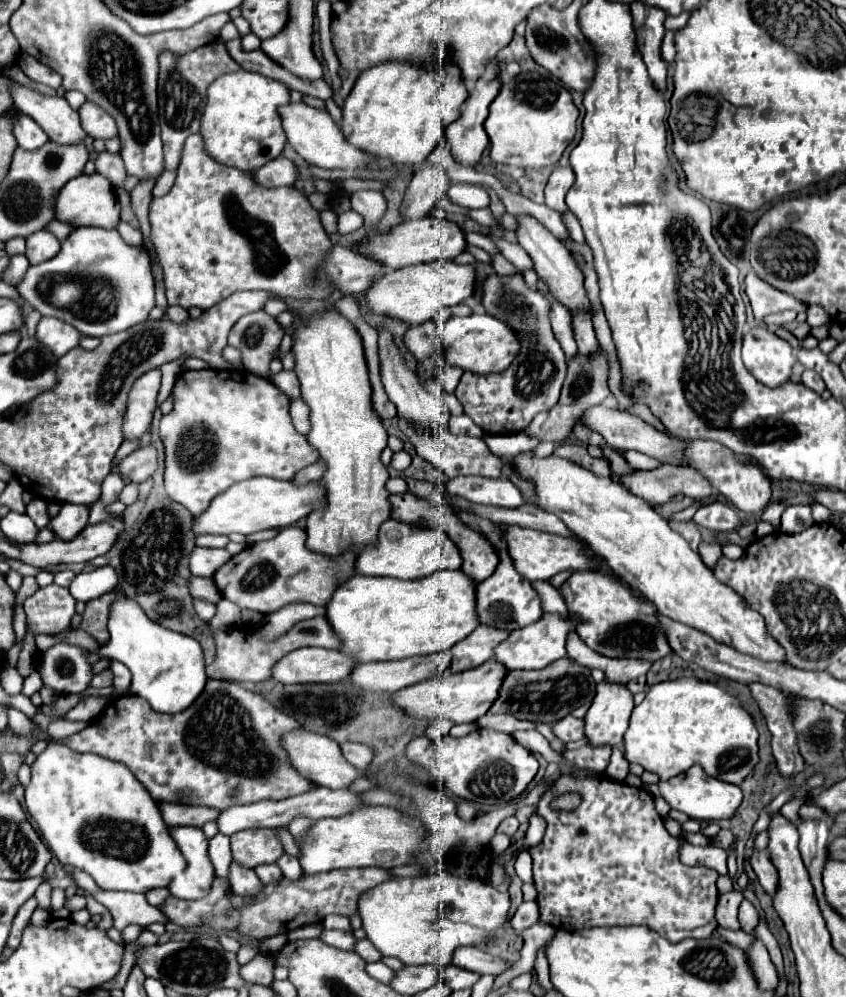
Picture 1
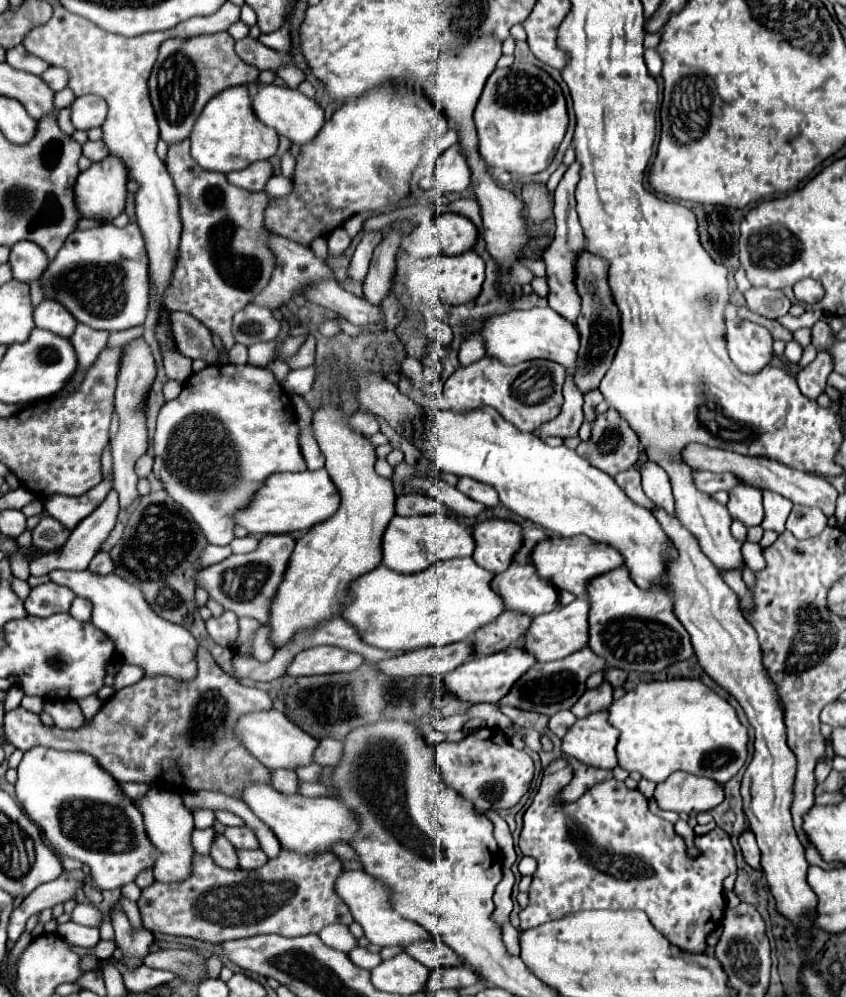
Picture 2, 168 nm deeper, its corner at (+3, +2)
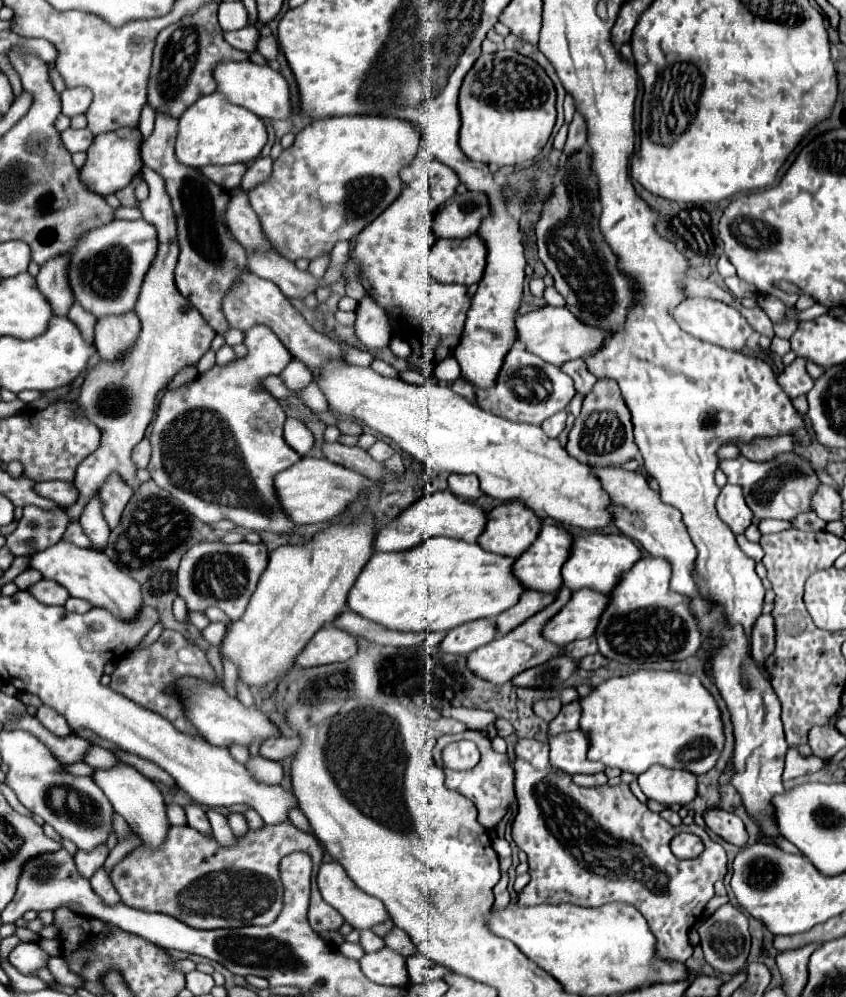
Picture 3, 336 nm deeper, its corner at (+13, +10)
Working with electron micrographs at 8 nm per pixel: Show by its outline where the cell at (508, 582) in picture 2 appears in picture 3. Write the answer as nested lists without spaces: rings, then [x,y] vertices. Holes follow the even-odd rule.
[[[544,524],[534,543],[511,566],[513,576],[523,584],[525,590],[535,590],[535,592],[545,592],[545,594],[557,592],[563,586],[561,566],[567,560],[569,542],[571,542],[571,536],[563,528],[553,526],[553,524]]]

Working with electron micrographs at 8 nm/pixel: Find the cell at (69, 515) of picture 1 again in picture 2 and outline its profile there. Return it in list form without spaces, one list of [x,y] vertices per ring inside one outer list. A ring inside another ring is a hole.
[[[103,480],[83,496],[47,496],[43,498],[45,512],[59,520],[65,528],[73,530],[83,518],[87,518],[107,496],[113,480]]]

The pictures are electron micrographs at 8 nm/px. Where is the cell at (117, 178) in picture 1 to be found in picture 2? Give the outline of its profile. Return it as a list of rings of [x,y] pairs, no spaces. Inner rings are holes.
[[[87,140],[83,144],[83,156],[87,156],[91,162],[99,162],[99,160],[107,158],[107,154],[109,154],[109,150],[107,150],[107,146],[105,146],[103,140],[97,140],[97,142]]]

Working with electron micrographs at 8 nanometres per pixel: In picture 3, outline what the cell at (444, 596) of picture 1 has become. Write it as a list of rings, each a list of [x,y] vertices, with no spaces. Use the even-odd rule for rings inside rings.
[[[429,538],[409,552],[375,552],[351,588],[347,606],[387,630],[449,632],[471,620],[493,620],[519,600],[525,588],[511,574],[513,562],[453,538]]]

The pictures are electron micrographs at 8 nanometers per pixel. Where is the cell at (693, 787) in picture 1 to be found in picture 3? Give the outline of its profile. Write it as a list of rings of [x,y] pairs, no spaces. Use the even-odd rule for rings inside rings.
[[[655,764],[641,774],[639,786],[649,800],[659,804],[677,802],[685,806],[697,796],[697,776],[693,772],[667,768],[661,764]]]

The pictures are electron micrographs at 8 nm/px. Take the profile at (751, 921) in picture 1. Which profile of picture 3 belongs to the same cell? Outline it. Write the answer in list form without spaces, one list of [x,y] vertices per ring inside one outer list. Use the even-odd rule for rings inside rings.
[[[723,904],[715,914],[711,914],[699,926],[699,934],[701,934],[701,948],[705,954],[705,962],[711,968],[715,968],[719,974],[737,974],[747,968],[751,934],[749,934],[749,920],[739,908],[731,904]]]

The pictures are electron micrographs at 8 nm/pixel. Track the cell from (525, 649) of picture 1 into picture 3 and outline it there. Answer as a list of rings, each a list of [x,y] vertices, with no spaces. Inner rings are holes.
[[[589,588],[575,590],[571,600],[545,624],[543,638],[559,646],[589,638],[593,628],[597,628],[601,608],[605,608],[605,604],[607,596],[601,592],[591,592]]]

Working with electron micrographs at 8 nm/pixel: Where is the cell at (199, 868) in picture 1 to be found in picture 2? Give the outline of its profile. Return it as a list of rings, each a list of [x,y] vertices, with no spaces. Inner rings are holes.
[[[151,786],[139,800],[135,800],[139,806],[139,812],[143,816],[145,832],[159,850],[159,856],[153,866],[155,880],[159,882],[177,882],[185,880],[191,872],[191,858],[193,858],[193,846],[191,846],[191,830],[193,830],[193,814],[183,806],[181,796],[177,792],[171,792],[163,786]]]

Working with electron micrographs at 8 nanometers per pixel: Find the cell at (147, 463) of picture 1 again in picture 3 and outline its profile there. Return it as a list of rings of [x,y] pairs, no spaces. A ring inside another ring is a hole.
[[[143,438],[143,440],[133,448],[133,462],[137,464],[137,468],[147,468],[147,464],[149,464],[149,456],[151,456],[149,440]]]

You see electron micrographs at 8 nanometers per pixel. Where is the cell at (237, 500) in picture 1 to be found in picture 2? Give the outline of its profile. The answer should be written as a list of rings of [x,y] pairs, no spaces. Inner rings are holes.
[[[325,468],[305,470],[299,474],[273,474],[253,496],[251,506],[237,514],[235,522],[245,526],[251,534],[285,534],[295,530],[309,530],[333,516],[339,508],[339,502],[339,490]]]

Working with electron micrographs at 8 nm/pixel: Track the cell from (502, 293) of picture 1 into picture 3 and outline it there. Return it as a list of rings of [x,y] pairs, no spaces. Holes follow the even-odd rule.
[[[513,346],[507,352],[493,388],[489,390],[475,388],[475,402],[483,410],[509,420],[519,420],[519,422],[527,422],[535,426],[541,426],[543,420],[563,410],[573,396],[575,396],[573,380],[569,380],[567,374],[563,374],[553,364],[545,364],[539,356],[533,356],[519,346]]]

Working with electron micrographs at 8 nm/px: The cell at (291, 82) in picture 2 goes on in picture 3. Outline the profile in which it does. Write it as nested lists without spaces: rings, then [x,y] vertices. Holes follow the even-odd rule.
[[[267,36],[267,38],[259,38],[259,44],[257,44],[257,52],[261,56],[265,56],[267,60],[275,60],[277,58],[277,52],[279,52],[279,46],[277,46],[277,40],[273,36]]]

